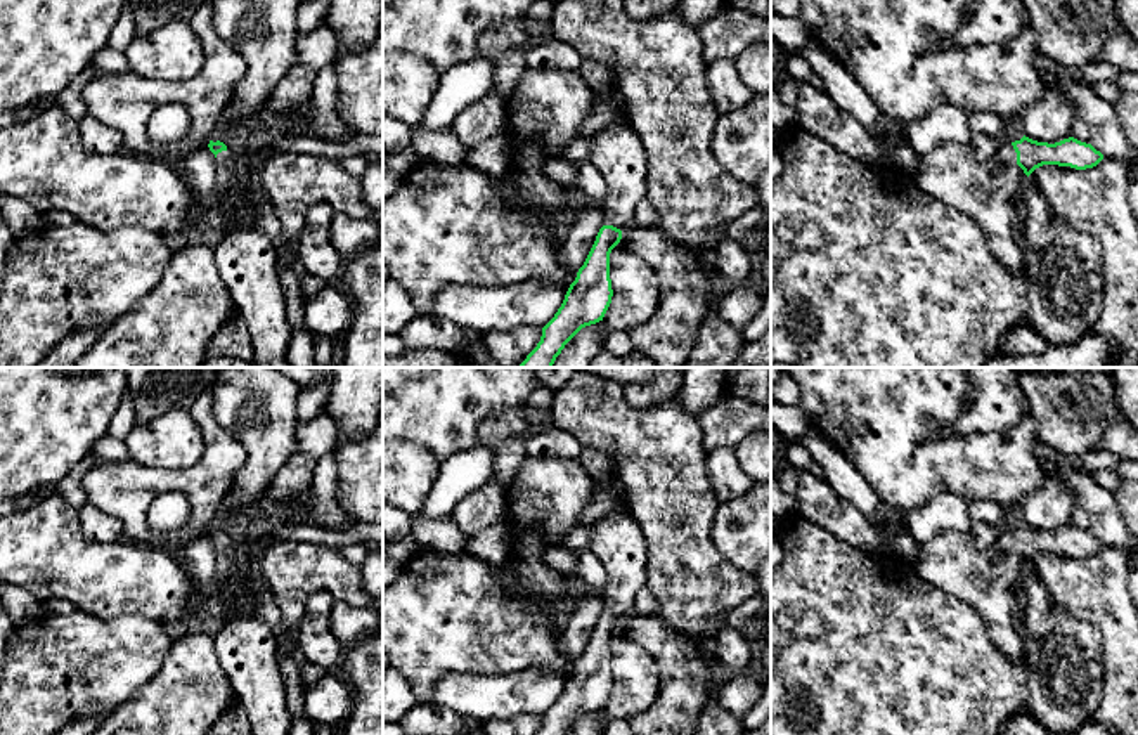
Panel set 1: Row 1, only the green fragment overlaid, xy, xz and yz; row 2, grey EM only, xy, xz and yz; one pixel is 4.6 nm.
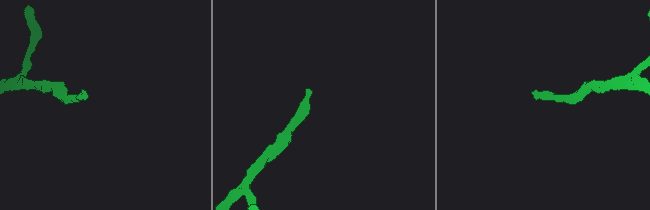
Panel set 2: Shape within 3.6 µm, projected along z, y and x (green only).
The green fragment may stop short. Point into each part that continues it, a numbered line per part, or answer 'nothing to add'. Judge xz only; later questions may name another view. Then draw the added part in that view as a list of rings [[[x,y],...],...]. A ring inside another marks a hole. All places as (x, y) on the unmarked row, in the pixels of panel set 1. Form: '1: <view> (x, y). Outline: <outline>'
1: xz (617, 539). Outline: [[[625,506],[606,513],[591,527],[592,539],[589,550],[599,558],[608,576],[608,582],[603,588],[603,612],[613,614],[624,621],[634,614],[636,595],[646,586],[648,544],[644,534]]]

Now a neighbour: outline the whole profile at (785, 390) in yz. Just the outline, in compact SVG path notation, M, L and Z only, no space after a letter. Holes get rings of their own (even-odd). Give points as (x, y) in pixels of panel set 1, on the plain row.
M785 371L779 374L774 388L771 390L771 397L776 402L795 406L799 404L799 387L795 380L792 380Z

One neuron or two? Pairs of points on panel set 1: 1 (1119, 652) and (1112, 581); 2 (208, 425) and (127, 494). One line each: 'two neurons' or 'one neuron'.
1: one neuron
2: one neuron

